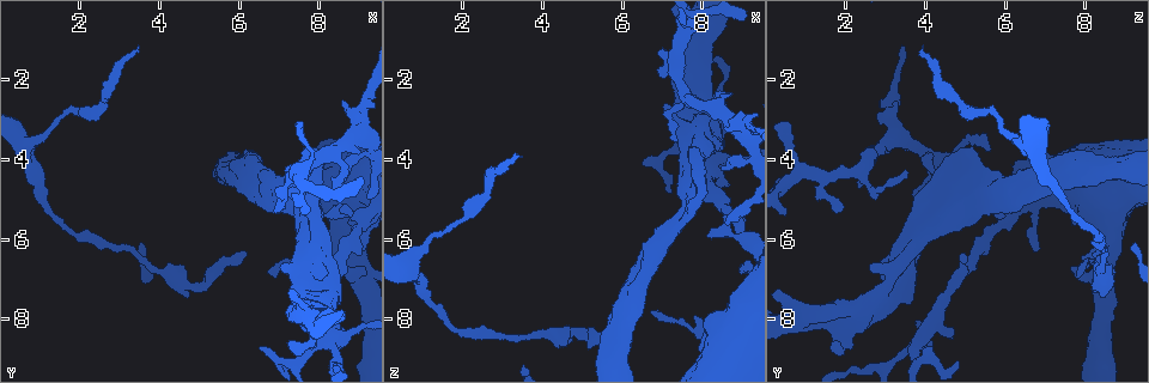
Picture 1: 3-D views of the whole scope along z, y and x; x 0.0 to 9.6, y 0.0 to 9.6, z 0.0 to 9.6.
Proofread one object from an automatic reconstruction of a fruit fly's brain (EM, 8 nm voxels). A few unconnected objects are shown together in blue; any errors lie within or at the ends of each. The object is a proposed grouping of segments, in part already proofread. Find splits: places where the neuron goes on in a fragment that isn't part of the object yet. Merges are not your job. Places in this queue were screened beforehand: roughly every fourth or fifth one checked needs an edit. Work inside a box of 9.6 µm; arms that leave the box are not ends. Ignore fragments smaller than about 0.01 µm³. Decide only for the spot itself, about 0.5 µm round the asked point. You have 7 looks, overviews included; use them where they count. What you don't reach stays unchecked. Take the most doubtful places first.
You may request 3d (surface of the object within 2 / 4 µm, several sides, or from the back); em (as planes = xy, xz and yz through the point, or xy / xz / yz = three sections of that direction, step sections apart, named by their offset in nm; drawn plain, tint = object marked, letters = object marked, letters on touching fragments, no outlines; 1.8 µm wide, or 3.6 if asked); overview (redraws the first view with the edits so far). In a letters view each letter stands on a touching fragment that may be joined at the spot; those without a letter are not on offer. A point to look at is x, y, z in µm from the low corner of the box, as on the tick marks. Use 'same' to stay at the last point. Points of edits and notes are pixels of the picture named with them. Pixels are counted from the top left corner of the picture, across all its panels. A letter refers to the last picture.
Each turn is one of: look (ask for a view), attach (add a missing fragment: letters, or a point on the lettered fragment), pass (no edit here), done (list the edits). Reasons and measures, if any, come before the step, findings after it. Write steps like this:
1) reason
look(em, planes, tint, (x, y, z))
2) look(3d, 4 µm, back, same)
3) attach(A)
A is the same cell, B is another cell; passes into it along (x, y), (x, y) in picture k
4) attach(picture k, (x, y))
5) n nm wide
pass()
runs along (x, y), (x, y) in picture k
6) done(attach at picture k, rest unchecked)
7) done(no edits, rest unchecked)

free end
look(em, xy, step 8, tint, (6.20, 6.40, 8.20))

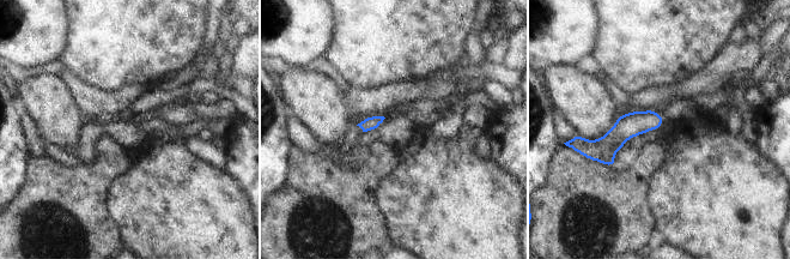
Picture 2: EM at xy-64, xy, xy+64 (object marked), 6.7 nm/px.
cut it another way
look(em, planes, letters, same)

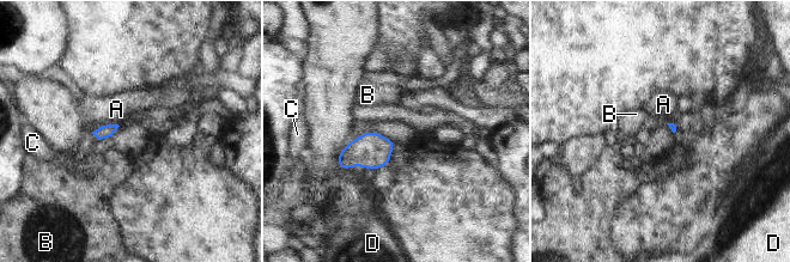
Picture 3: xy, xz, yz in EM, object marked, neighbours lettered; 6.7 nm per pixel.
pass()
A, B, C and D are other cells; border along (101, 123), (116, 123), (119, 126) in picture 3; none of them fits

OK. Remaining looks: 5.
free end
look(em, planes, letters, (8.65, 3.80, 5.60))

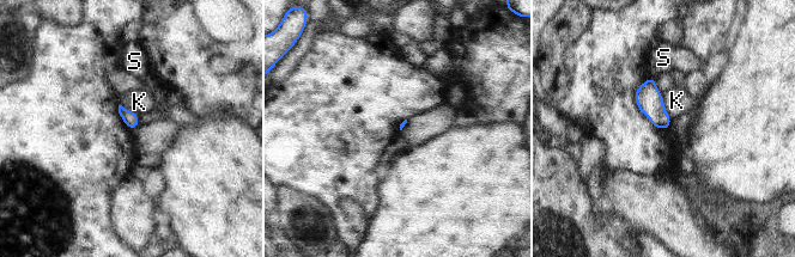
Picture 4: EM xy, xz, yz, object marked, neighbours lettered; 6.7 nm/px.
pass()
K and S are other cells; border along (661, 95), (665, 110), (671, 120) in picture 4; none of them fits

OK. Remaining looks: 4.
branch stops here
look(em, yz, step 4, plain, (8.80, 5.65, 7.70))

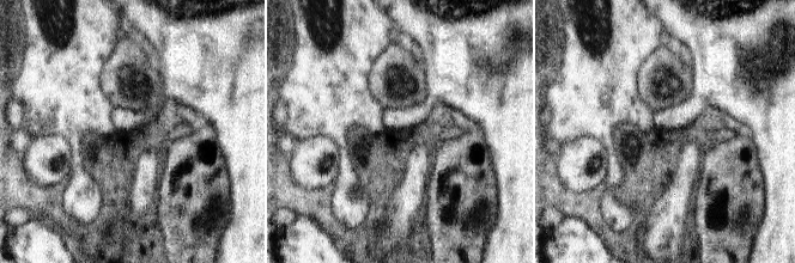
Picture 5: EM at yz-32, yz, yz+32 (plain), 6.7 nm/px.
look(em, yz, step 4, letters, same)

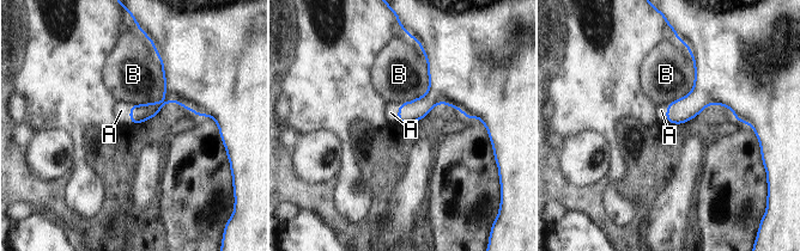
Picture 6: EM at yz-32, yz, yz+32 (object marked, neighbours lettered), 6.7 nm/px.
attach(picture 6, (121, 110))
A is the same cell, B is another cell; passes into it along (138, 114), (129, 114), (121, 110) in picture 6; it goes on there

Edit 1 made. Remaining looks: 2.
done(attach at picture 6, rest unchecked)

